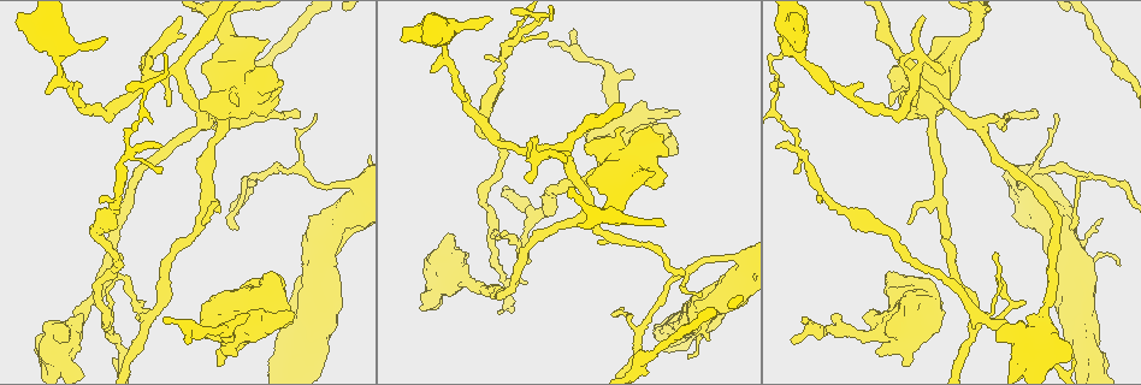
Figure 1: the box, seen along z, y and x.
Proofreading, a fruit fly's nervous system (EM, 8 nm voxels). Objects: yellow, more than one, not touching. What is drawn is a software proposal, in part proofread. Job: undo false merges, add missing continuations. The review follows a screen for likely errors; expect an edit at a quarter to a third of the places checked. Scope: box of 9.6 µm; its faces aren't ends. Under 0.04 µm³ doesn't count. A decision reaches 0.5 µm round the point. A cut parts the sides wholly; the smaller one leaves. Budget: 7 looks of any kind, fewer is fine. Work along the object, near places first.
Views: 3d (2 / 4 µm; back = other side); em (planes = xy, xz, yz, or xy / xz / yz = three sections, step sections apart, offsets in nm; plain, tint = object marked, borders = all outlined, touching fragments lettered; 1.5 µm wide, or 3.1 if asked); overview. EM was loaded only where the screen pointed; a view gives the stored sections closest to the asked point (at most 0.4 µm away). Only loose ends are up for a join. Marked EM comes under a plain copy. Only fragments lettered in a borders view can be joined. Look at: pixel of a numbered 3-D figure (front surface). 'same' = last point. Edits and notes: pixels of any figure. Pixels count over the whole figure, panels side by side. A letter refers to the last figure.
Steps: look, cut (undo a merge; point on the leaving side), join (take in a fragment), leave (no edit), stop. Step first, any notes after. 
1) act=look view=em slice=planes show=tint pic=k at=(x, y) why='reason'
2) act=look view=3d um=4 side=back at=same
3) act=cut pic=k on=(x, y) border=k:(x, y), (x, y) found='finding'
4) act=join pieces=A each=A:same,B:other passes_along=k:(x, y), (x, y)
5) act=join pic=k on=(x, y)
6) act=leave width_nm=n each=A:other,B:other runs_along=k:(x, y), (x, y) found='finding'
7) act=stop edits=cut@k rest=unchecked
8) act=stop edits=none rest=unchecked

act=look view=em slice=planes show=borders pic=1 at=(939, 73)

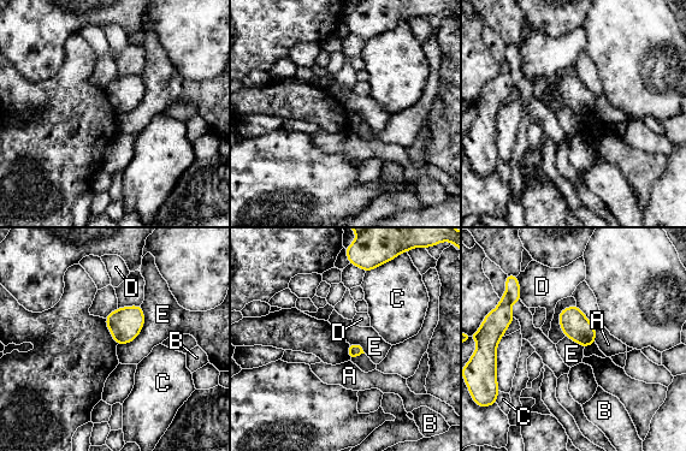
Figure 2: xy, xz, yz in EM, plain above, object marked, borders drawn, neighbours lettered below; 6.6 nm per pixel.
act=leave longest_contact=E:320nm each=A:other,B:other,C:other,D:other,E:other border=2:(141, 304), (141, 332), (117, 345) found='none of them fits'

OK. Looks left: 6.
act=look view=em slice=xz step=4 show=tint pic=1 at=(504, 238)

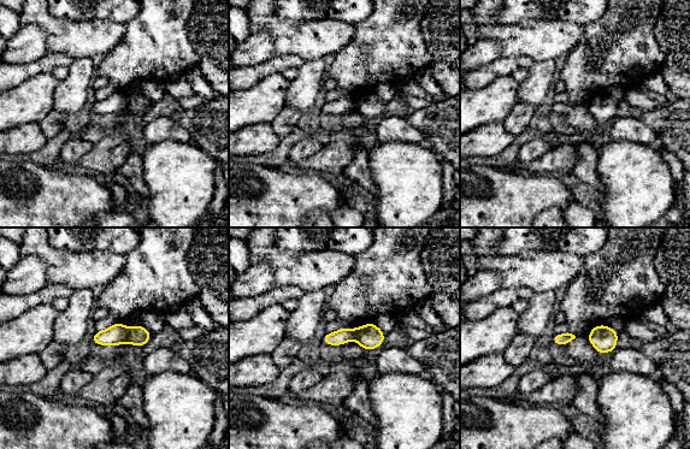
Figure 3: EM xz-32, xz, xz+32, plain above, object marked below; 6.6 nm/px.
act=look view=em slice=planes show=borders at=same

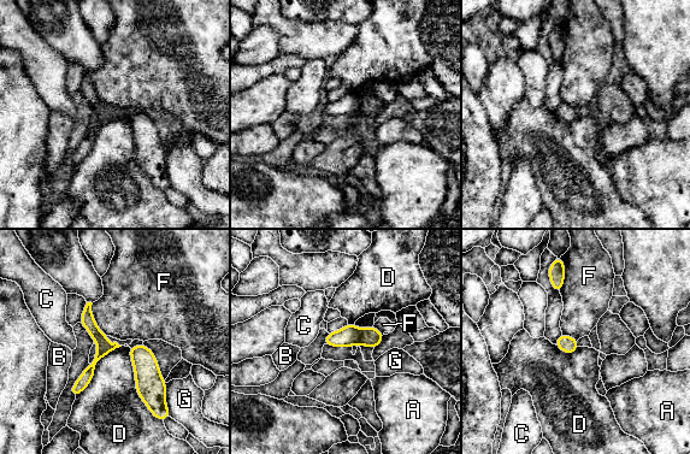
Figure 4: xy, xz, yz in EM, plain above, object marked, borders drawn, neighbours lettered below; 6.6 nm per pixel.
act=cut pic=4 on=(370, 336) width_nm=100 each=A:other,B:other,C:other,D:other,F:other,G:other border=4:(361, 329), (358, 343) found='two cells meet here'

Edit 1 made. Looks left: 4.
act=look view=overview

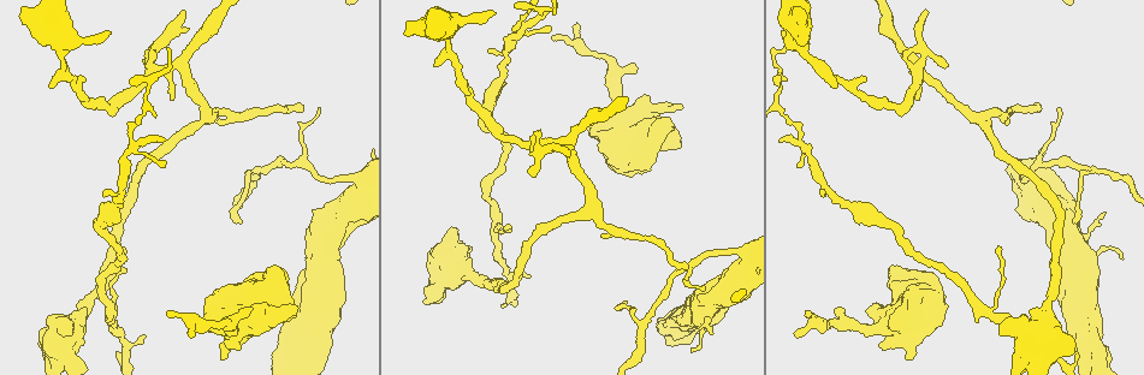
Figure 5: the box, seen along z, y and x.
act=look view=3d um=4 pic=5 at=(1036, 104) why='an open end'

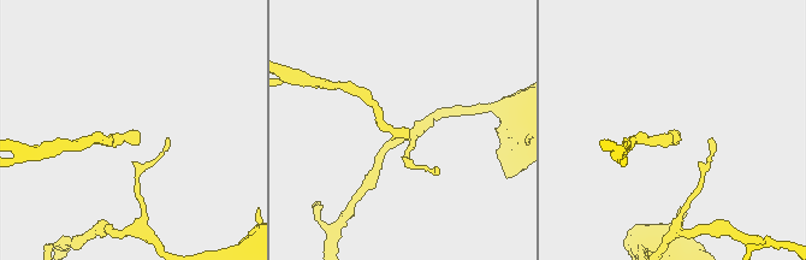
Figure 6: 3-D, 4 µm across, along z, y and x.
act=look view=em slice=xz step=8 show=tint pic=6 at=(408, 128)

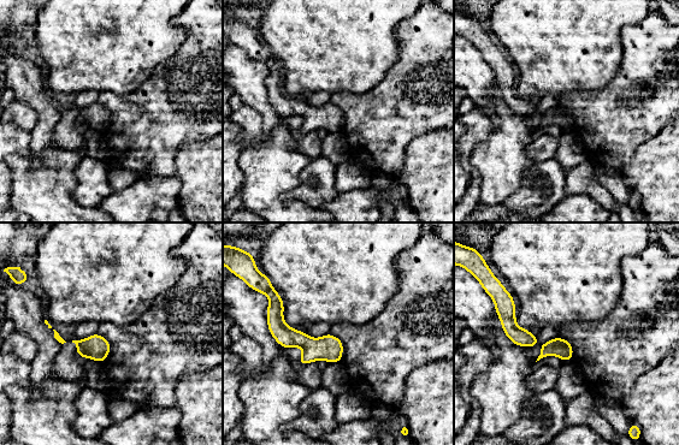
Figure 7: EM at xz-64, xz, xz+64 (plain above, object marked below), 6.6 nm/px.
act=look view=em slice=planes show=borders at=same why='cut it another way'

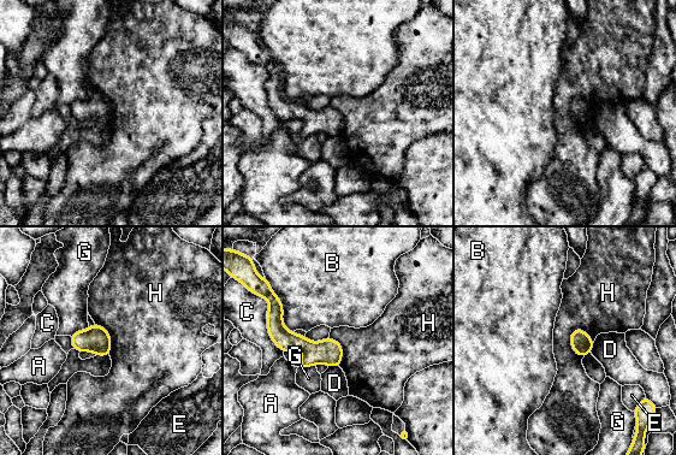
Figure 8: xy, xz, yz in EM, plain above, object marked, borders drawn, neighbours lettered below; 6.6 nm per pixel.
act=leave width_nm=140 each=A:other,B:other,C:other,D:other,E:other,G:other,H:other runs_along=8:(271, 317), (292, 342), (337, 362) found='no lettered fragment goes on from it'

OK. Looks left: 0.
act=stop edits=cut@4 rest=unchecked

